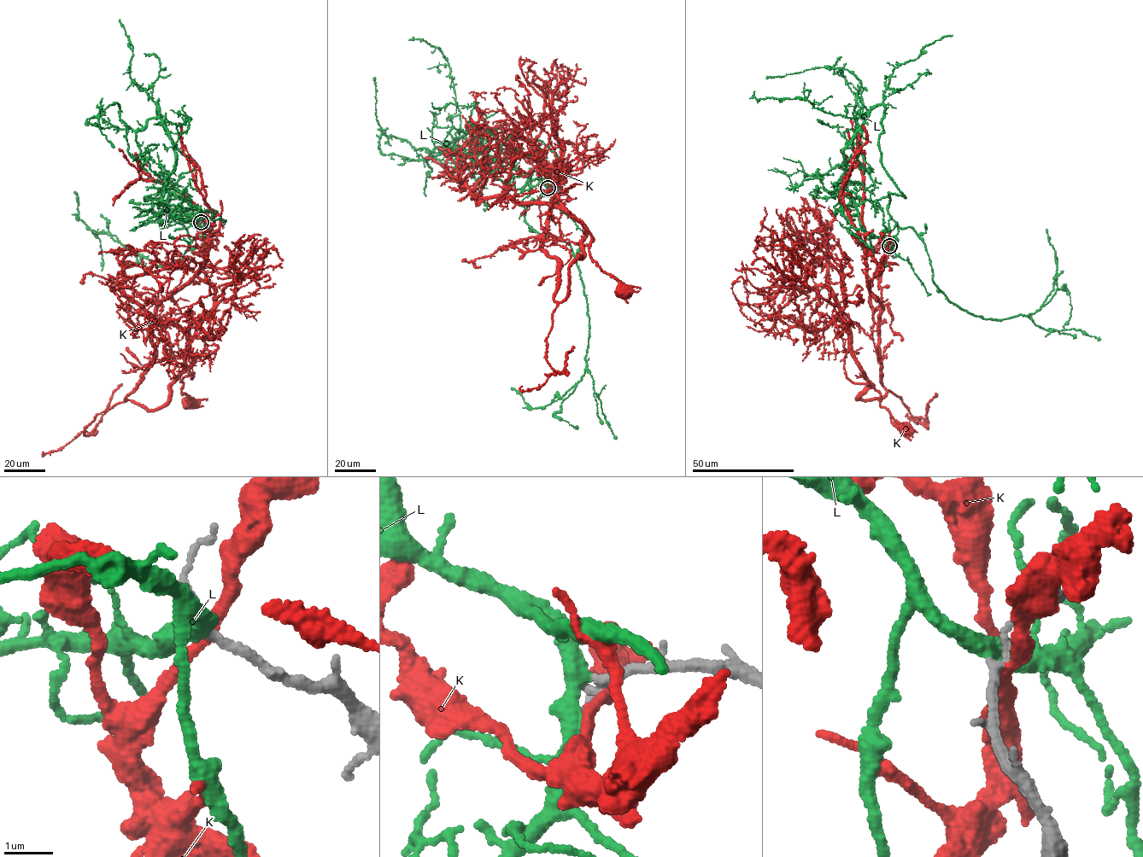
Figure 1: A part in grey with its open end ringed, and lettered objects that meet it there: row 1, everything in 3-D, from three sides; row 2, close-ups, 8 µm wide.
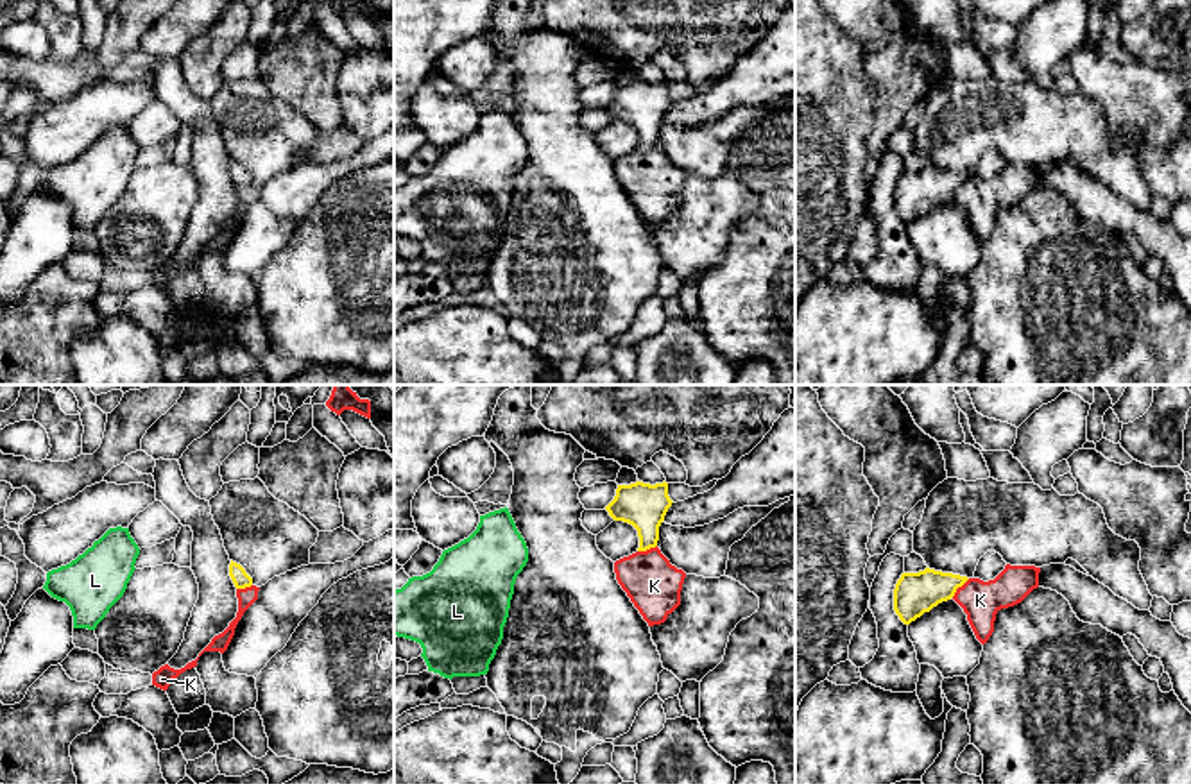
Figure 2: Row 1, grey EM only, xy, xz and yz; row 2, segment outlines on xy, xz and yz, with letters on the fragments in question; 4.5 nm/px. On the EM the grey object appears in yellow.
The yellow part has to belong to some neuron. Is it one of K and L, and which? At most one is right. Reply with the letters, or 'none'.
L

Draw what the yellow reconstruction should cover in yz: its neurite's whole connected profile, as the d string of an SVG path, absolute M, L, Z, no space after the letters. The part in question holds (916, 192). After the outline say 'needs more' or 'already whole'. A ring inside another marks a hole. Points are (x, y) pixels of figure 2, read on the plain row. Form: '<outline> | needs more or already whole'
M926 166L903 172L894 188L894 209L904 224L955 195L969 177Z | already whole

